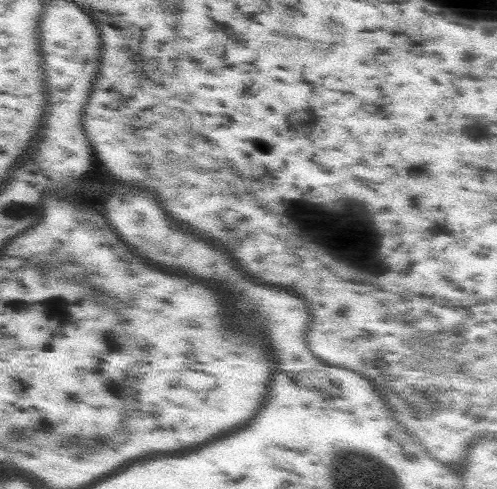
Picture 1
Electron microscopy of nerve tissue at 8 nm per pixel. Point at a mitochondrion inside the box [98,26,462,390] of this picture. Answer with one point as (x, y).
(436, 228)

